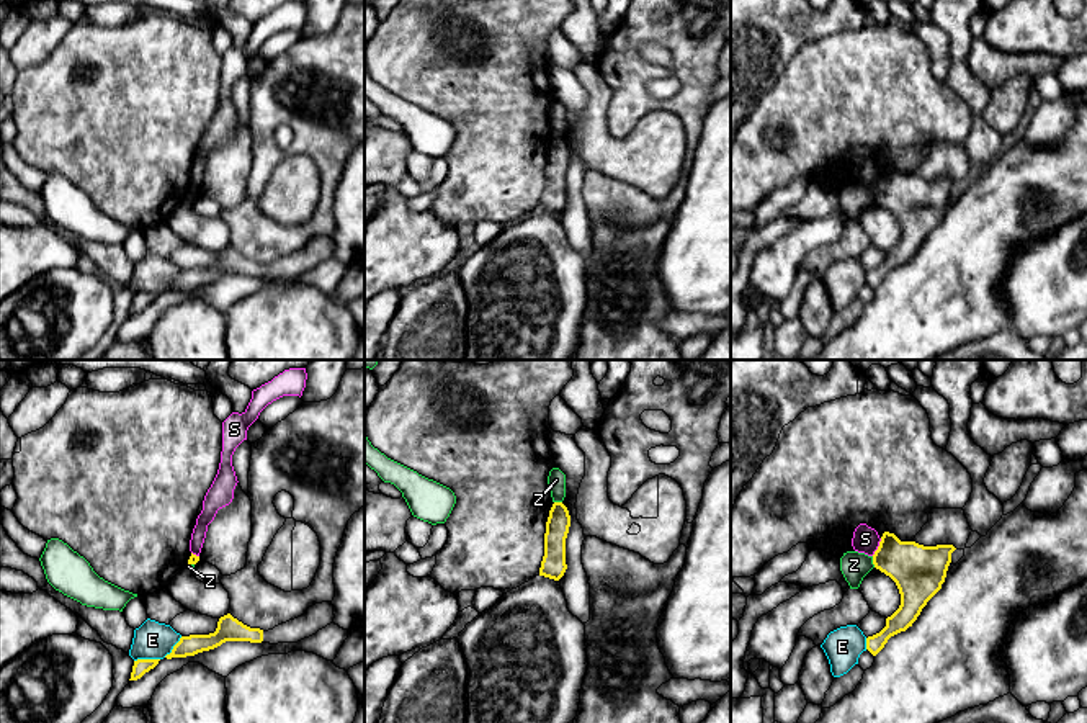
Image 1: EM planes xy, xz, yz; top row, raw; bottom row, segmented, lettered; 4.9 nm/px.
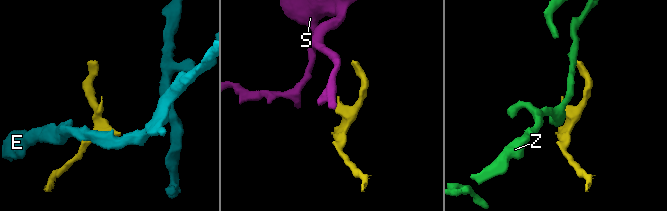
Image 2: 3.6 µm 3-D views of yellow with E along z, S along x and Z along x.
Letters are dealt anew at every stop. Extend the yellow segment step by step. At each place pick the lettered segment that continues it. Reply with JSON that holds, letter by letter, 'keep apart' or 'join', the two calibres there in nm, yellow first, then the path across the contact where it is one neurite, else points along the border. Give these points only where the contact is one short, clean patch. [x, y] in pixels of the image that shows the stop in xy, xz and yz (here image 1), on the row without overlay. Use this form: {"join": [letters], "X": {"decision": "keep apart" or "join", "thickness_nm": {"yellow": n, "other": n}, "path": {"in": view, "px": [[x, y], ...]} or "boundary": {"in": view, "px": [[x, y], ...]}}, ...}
{"join": [], "E": {"decision": "keep apart", "thickness_nm": {"yellow": 80, "other": 190}, "boundary": {"in": "xy", "px": [[159, 291], [138, 291], [134, 295]]}}, "S": {"decision": "keep apart", "thickness_nm": {"yellow": 260, "other": 130}, "boundary": {"in": "yz", "px": [[881, 172], [872, 188]]}}, "Z": {"decision": "keep apart", "thickness_nm": {"yellow": 260, "other": 140}, "boundary": {"in": "yz", "px": [[872, 190], [875, 200]]}}}

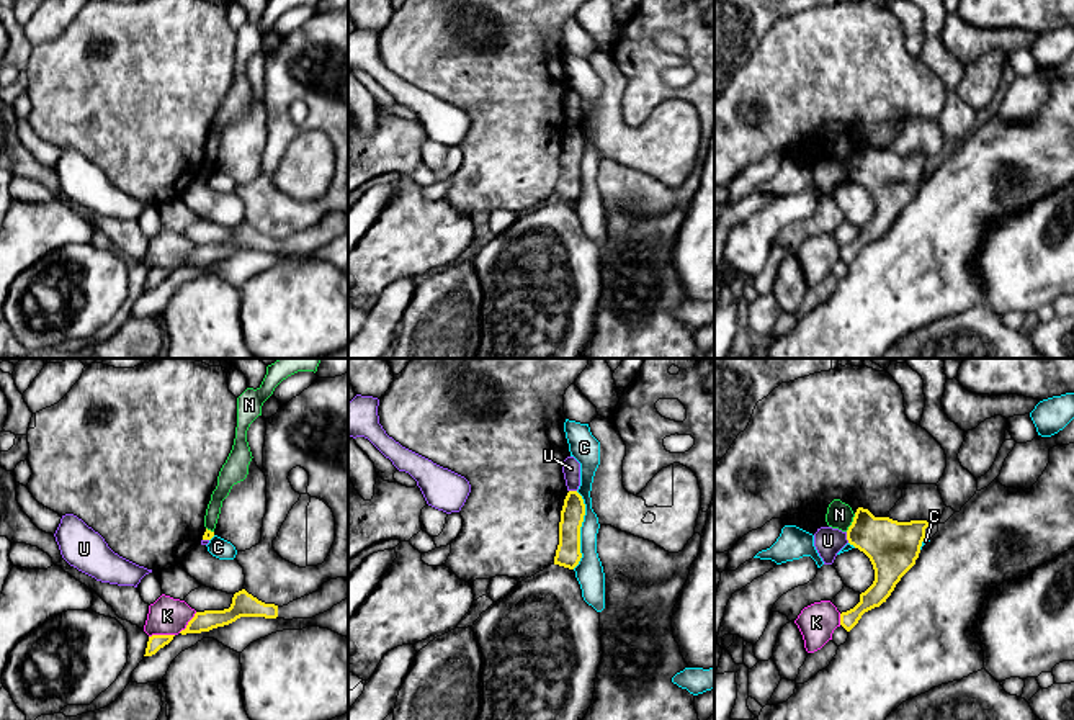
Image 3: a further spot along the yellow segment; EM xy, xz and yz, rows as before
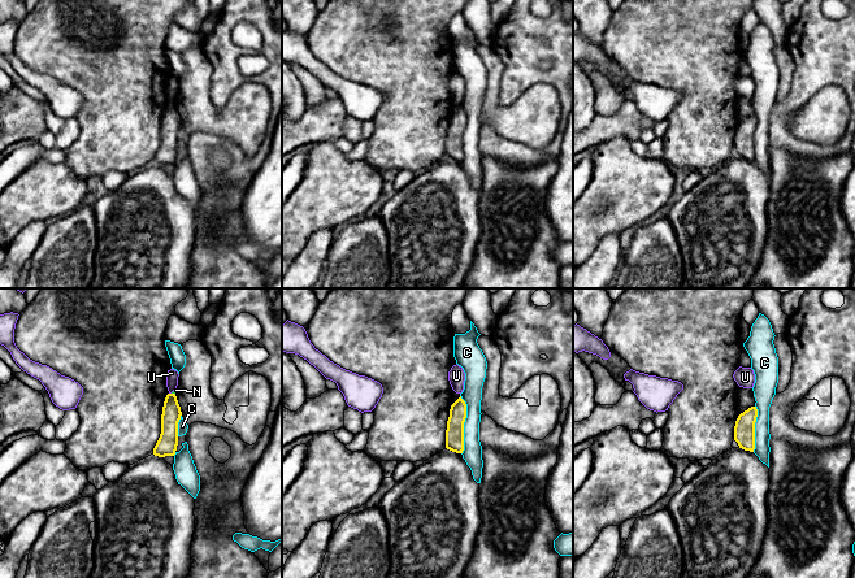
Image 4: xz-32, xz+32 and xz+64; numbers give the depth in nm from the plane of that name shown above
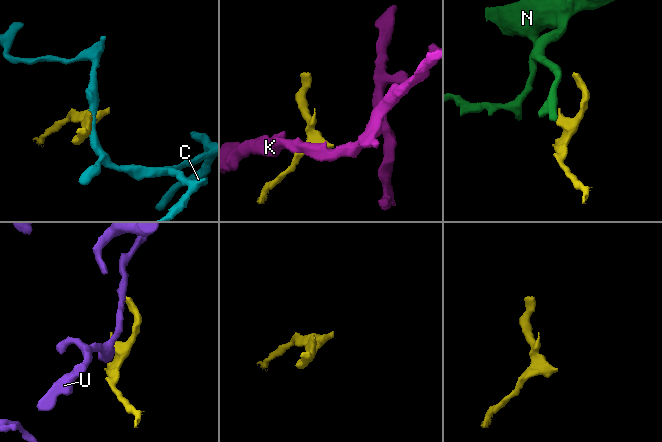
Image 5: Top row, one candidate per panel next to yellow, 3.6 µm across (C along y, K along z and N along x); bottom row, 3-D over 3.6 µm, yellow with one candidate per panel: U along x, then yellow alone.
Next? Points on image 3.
{"join": [], "C": {"decision": "keep apart", "thickness_nm": {"yellow": 120, "other": 140}, "boundary": {"in": "xz", "px": [[577, 125], [584, 138], [584, 154], [581, 193], [572, 202]]}}, "K": {"decision": "keep apart", "thickness_nm": {"yellow": 80, "other": 190}, "boundary": {"in": "xy", "px": [[174, 267], [152, 267], [149, 270]]}}, "N": {"decision": "keep apart", "thickness_nm": {"yellow": 260, "other": 130}, "boundary": {"in": "yz", "px": [[855, 148], [845, 164]]}}, "U": {"decision": "keep apart", "thickness_nm": {"yellow": 260, "other": 140}, "boundary": {"in": "yz", "px": [[845, 166], [849, 175]]}}}

